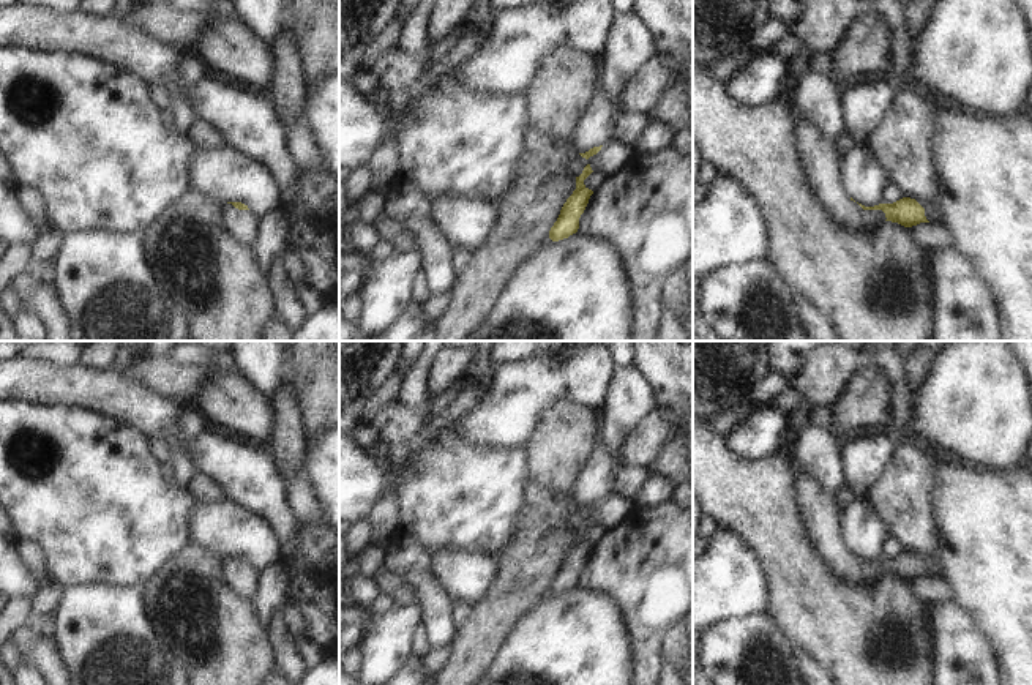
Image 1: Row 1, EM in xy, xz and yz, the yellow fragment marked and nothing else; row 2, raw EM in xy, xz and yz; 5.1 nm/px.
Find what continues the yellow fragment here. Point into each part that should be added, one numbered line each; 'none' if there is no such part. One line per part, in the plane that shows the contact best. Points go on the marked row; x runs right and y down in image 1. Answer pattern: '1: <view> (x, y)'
1: yz (821, 163)

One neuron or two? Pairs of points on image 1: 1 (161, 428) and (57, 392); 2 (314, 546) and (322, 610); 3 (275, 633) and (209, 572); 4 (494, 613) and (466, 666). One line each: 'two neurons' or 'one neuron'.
1: one neuron
2: one neuron
3: two neurons
4: one neuron

